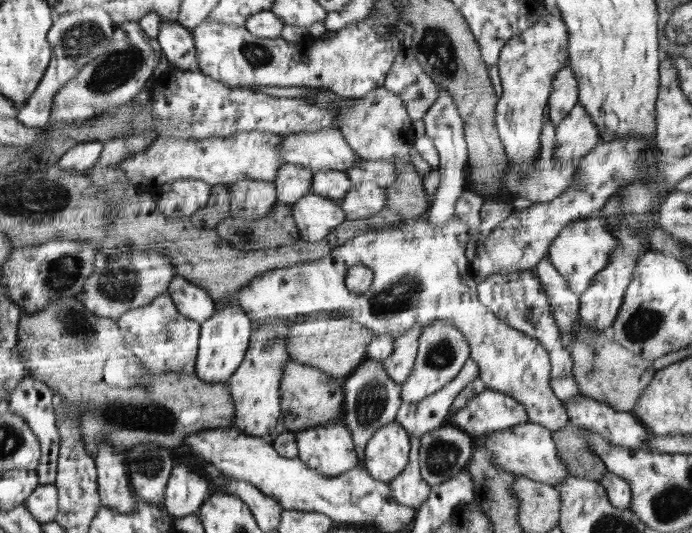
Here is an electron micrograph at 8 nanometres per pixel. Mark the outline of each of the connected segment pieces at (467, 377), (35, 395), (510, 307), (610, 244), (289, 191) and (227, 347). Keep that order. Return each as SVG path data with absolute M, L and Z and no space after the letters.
M468 360L460 372L438 392L415 404L402 402L395 421L406 428L410 436L424 437L426 433L447 424L452 402L464 387L478 377L478 365Z
M32 377L26 378L20 382L20 386L11 394L10 400L6 402L3 409L22 415L27 423L30 424L31 430L38 436L39 443L42 446L42 459L39 461L37 474L40 478L40 484L55 484L57 477L57 464L60 445L60 433L56 429L56 415L53 407L53 390L42 381L36 381Z
M520 270L517 273L490 274L481 278L477 285L479 302L486 306L499 321L506 322L511 328L524 332L524 335L538 340L550 358L550 384L554 394L560 400L569 400L579 396L581 390L572 374L574 360L564 350L562 332L556 323L550 300L542 290L540 279L534 270Z
M585 215L566 225L550 244L548 258L554 268L567 279L568 287L576 295L582 295L595 281L595 276L606 268L611 254L619 248L619 242L608 232L603 218Z
M284 163L274 180L278 190L278 201L293 205L312 192L314 173L303 165Z
M230 306L224 310L215 310L212 317L202 324L202 336L199 338L194 374L200 380L210 384L228 383L247 356L253 330L254 324L242 308Z

